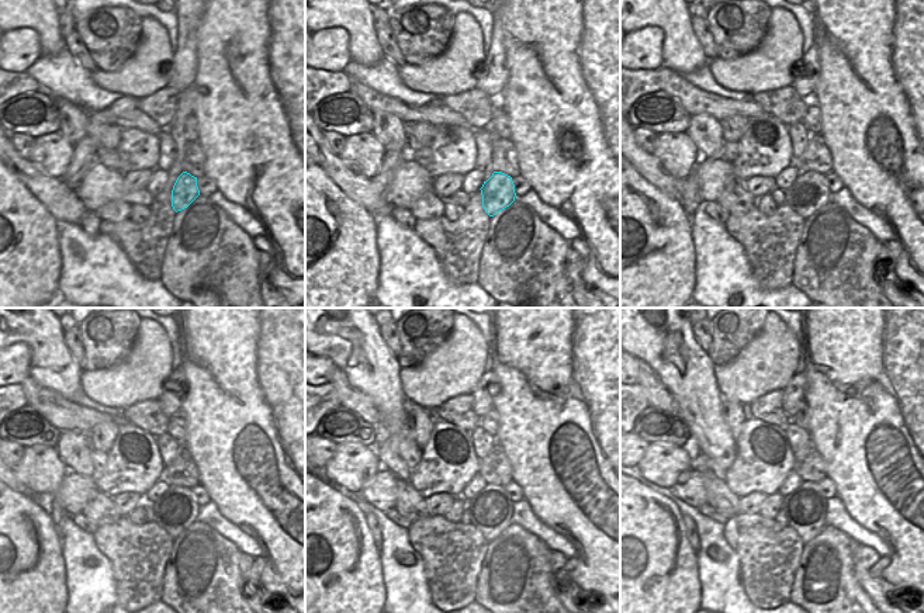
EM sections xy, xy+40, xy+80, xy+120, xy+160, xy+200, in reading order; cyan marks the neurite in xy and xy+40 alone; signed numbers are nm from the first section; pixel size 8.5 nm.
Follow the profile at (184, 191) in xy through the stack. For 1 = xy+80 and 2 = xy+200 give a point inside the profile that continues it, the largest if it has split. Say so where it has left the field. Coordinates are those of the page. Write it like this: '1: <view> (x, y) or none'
1: xy+80 (809, 193)
2: xy+200 (805, 508)

